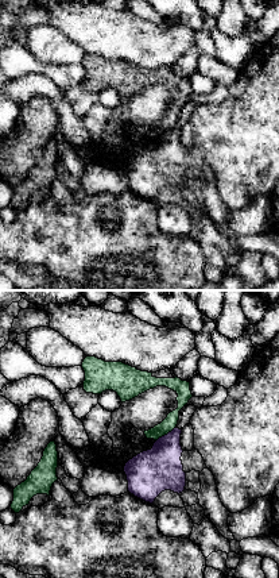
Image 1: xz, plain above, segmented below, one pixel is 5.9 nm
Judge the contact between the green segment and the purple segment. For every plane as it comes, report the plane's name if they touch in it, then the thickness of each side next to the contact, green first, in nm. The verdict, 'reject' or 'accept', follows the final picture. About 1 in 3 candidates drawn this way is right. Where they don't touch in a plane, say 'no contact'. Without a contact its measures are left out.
xz | 80/260 nm

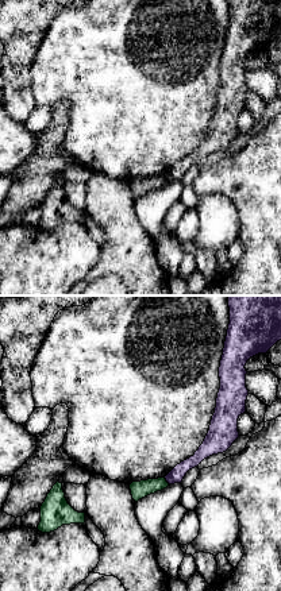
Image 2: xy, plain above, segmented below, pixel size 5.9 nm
xy | 100/90 nm

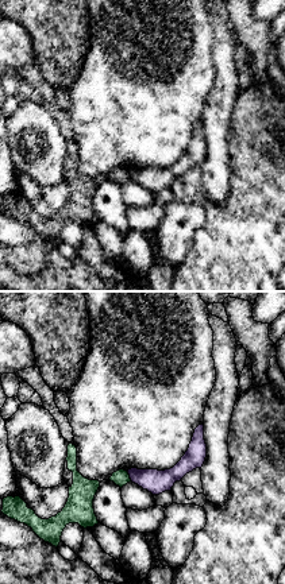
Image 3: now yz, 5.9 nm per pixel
yz | 100/140 nm

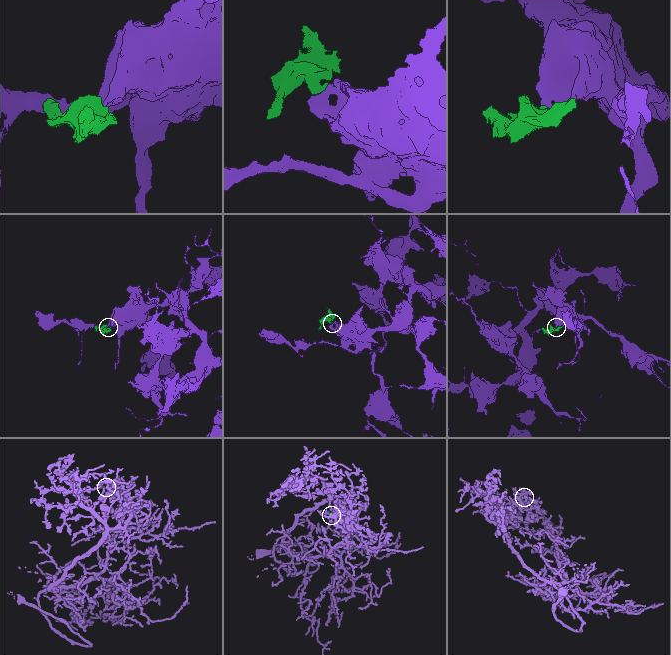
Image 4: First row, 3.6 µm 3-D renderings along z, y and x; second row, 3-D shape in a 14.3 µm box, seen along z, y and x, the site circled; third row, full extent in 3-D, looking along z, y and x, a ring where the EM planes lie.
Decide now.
reject

